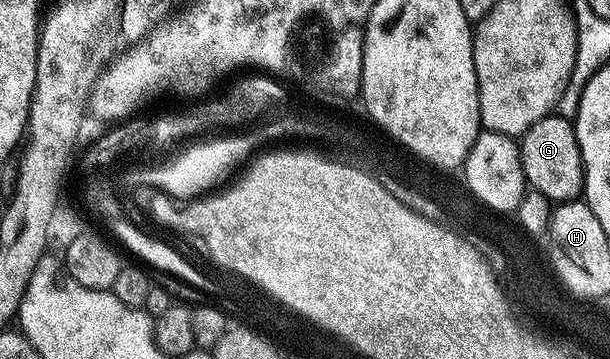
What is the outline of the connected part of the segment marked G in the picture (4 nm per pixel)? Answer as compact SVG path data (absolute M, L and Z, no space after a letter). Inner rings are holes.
M549 116L538 120L518 142L524 178L533 190L542 192L554 204L571 202L581 197L584 188L584 161L578 148L576 127L569 119Z

